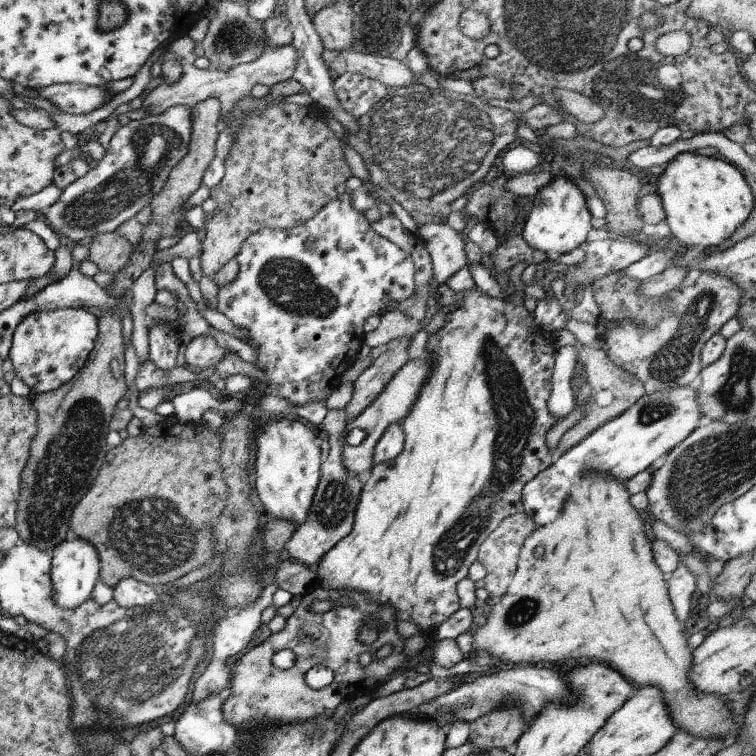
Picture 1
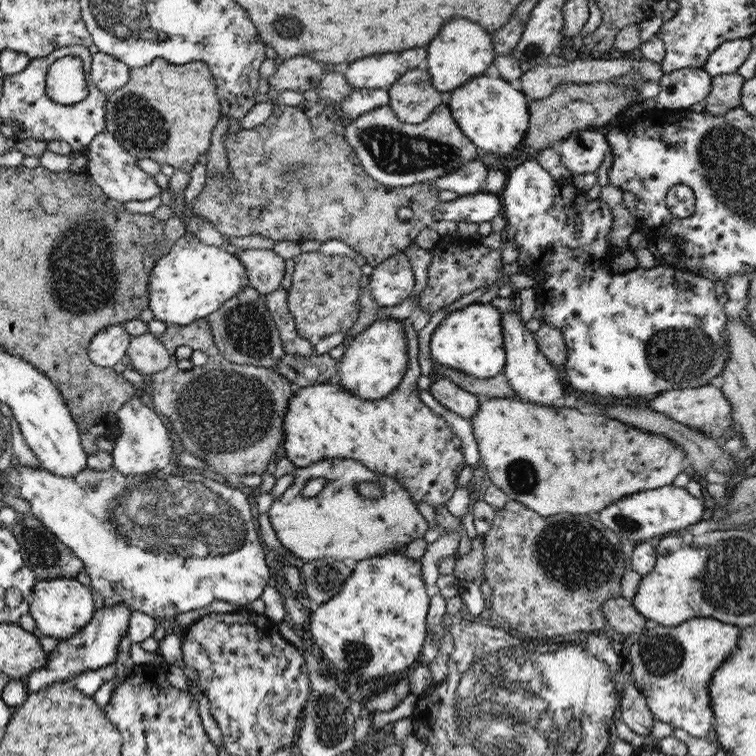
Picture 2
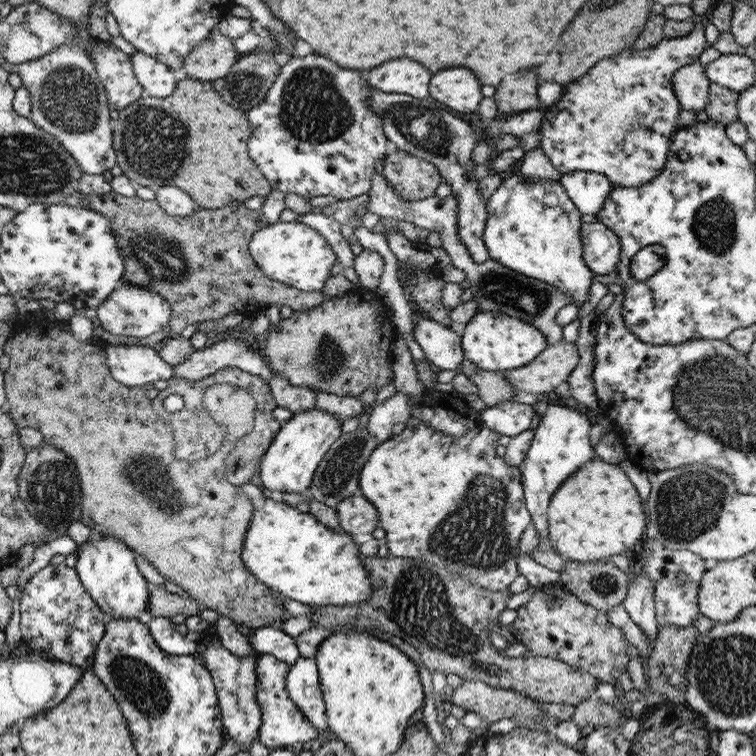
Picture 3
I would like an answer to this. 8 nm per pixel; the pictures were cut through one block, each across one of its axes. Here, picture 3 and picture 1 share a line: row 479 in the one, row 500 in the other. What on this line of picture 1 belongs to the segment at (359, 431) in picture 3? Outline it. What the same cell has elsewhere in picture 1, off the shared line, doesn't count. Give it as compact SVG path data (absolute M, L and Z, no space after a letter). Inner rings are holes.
M344 409L328 410L323 417L321 429L326 432L328 455L321 463L319 482L307 512L307 518L301 522L300 526L296 527L284 546L284 550L293 560L307 566L318 563L328 549L351 532L354 512L361 487L365 481L362 475L349 474L341 464L341 449L338 438L342 435L341 432L345 424L347 424L347 420L345 420Z

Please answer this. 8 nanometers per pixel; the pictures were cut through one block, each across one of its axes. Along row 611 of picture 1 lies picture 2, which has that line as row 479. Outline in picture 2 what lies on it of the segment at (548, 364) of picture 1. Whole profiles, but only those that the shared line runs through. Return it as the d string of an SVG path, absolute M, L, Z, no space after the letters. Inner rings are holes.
M412 316L401 320L406 339L408 355L407 368L403 378L385 398L379 400L361 400L339 386L335 378L299 388L287 400L287 412L283 416L283 447L284 457L295 465L296 468L309 466L319 460L327 458L351 458L367 467L371 472L382 473L383 476L393 478L411 496L413 504L425 502L435 511L453 492L457 474L465 468L463 461L462 444L453 434L453 430L445 424L441 416L435 416L427 406L421 403L417 393L417 378L419 378L419 365L417 360L418 342L417 331L411 326Z

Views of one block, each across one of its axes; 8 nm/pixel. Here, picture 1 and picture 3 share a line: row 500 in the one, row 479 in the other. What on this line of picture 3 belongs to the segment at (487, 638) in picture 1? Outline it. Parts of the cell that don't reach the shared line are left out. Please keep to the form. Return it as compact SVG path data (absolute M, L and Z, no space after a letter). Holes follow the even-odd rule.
M591 460L571 473L549 498L546 521L553 550L568 561L592 562L636 549L644 536L646 516L637 490L619 465Z

